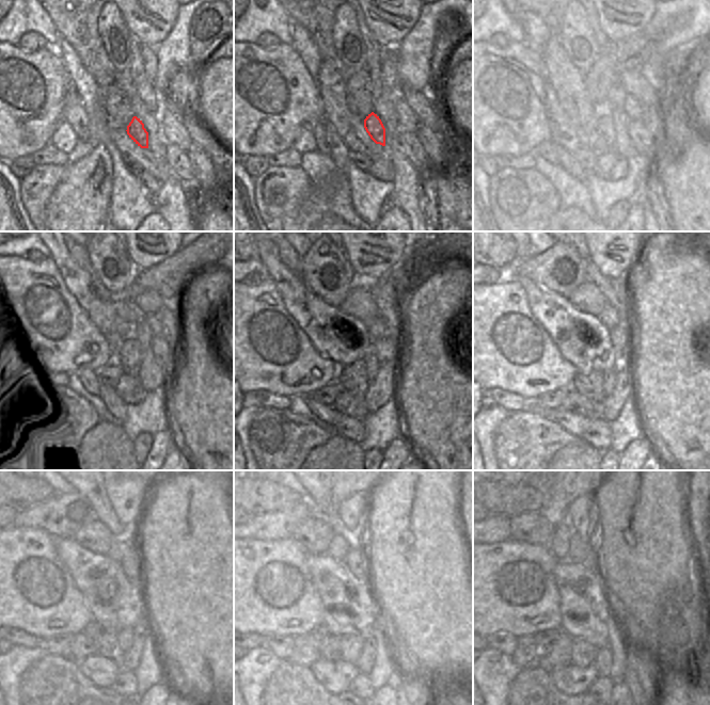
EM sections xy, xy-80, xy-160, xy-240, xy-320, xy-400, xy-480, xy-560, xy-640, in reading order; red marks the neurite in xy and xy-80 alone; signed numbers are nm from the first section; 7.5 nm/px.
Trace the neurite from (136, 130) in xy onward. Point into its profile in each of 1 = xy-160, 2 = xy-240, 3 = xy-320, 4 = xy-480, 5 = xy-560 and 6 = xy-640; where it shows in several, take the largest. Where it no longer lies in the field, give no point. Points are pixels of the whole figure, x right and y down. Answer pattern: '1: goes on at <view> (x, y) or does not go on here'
1: goes on at xy-160 (604, 123)
2: goes on at xy-240 (109, 374)
3: goes on at xy-320 (352, 378)
4: goes on at xy-480 (104, 638)
5: goes on at xy-560 (328, 643)
6: goes on at xy-640 (553, 646)

